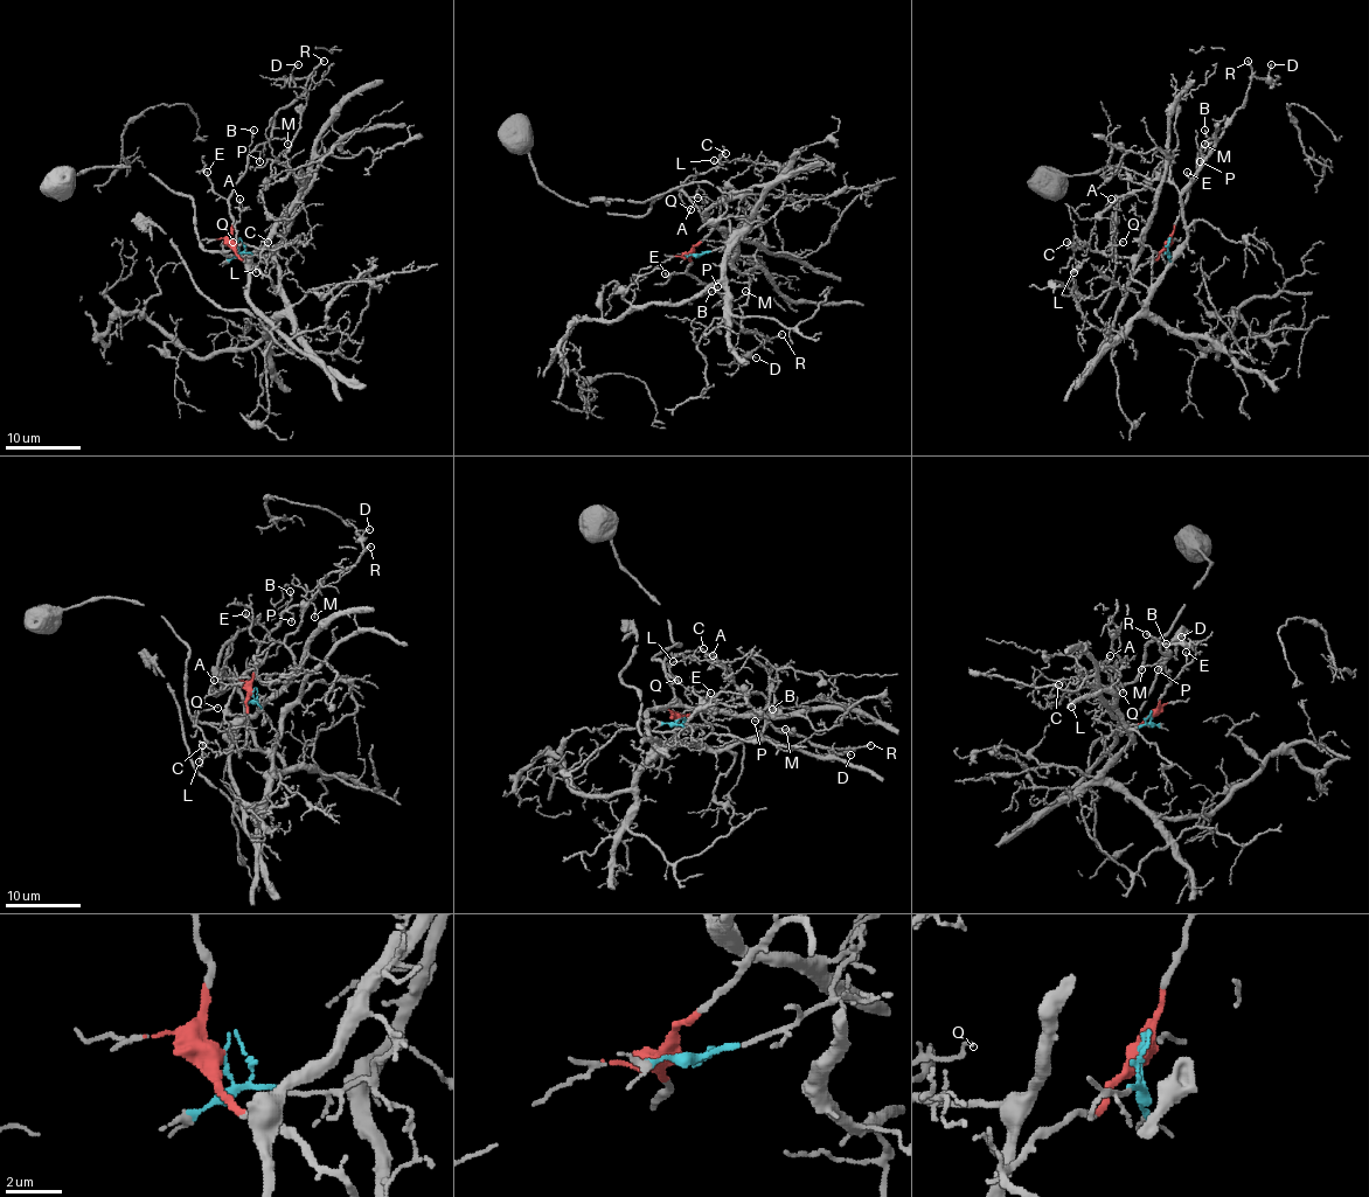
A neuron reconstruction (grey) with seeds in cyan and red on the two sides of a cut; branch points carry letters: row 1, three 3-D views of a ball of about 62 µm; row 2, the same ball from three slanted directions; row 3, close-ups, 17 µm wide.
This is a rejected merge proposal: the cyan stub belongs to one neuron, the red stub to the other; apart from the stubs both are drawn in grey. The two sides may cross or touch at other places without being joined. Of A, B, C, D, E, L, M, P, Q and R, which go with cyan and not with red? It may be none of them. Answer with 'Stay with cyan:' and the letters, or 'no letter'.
Stay with cyan: A, C, L, Q

